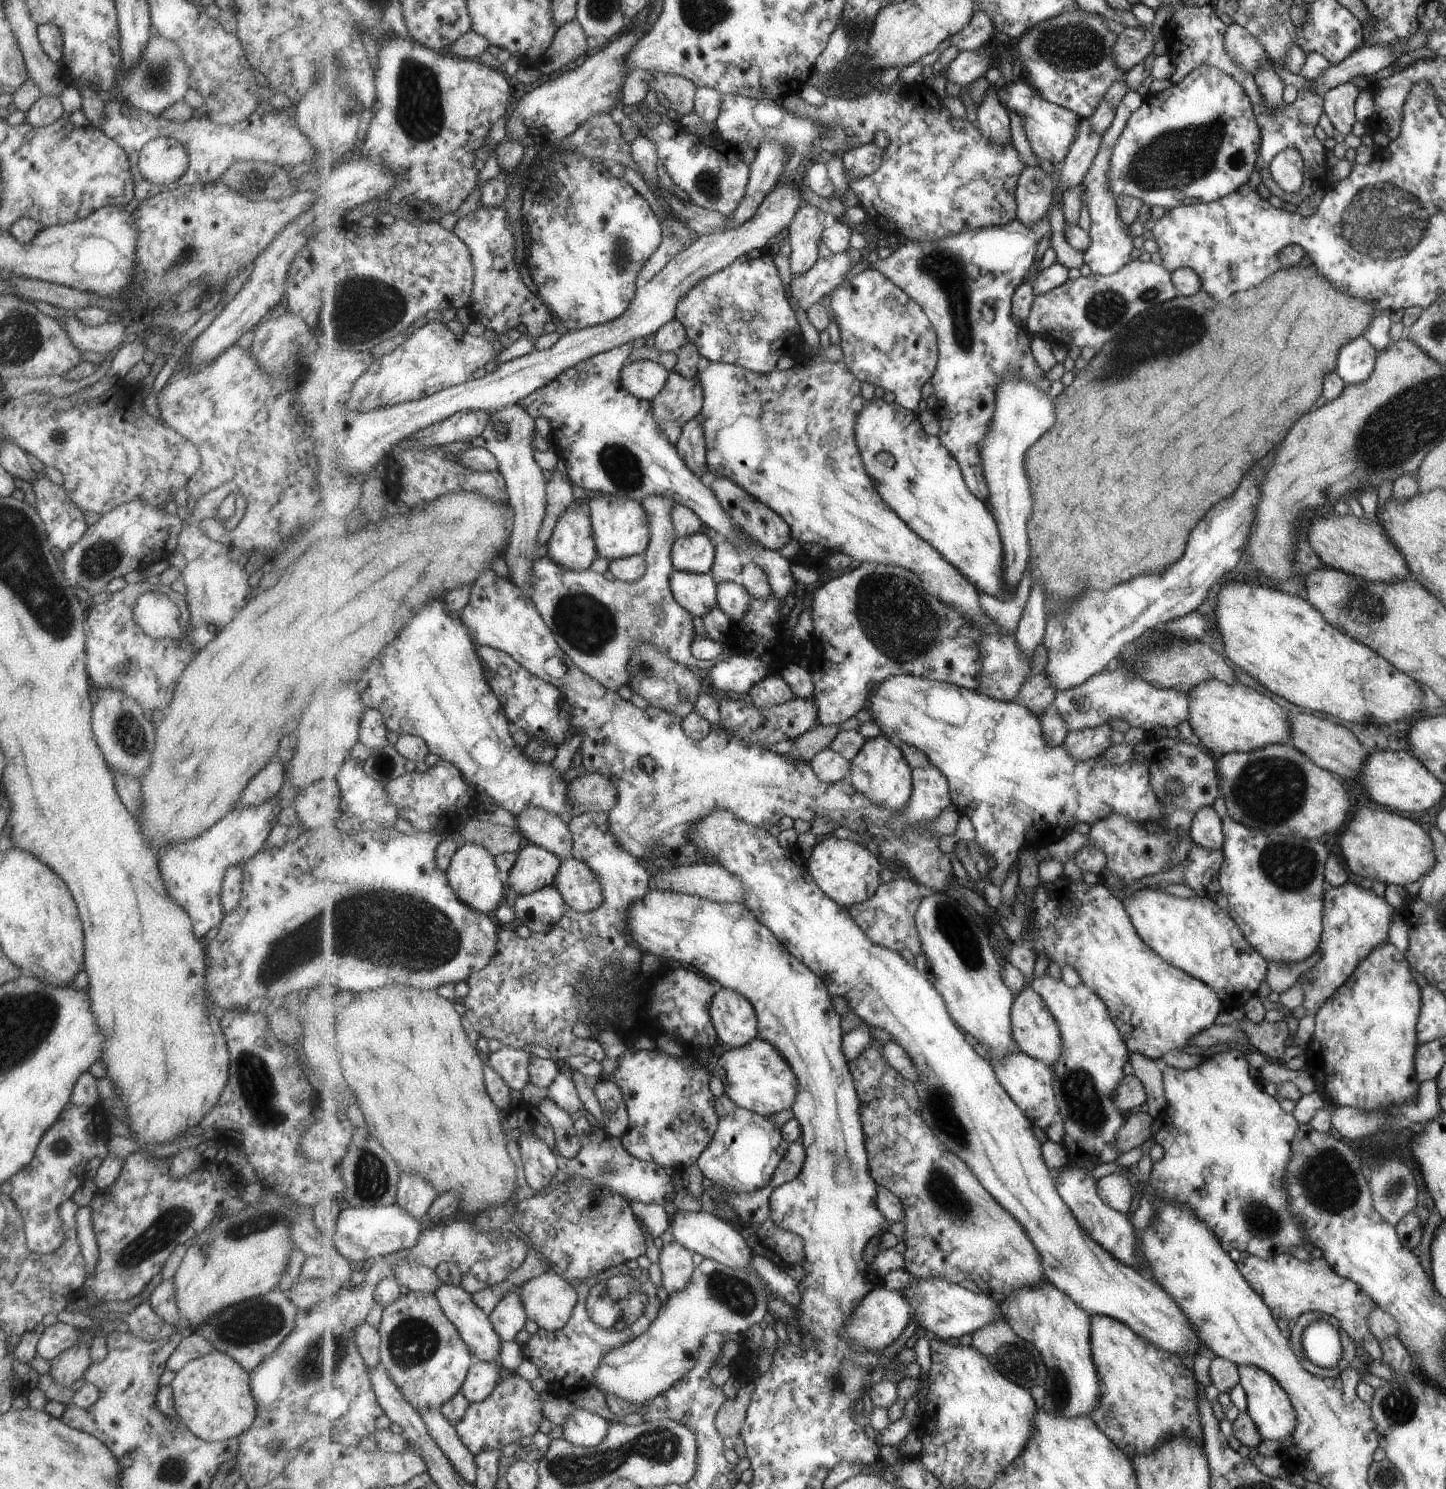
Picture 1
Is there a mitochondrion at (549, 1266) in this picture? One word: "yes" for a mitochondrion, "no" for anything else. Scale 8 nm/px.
no

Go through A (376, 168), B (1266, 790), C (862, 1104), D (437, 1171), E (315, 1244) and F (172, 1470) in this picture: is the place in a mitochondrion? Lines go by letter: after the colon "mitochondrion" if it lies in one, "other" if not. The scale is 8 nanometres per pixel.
A: other
B: mitochondrion
C: other
D: other
E: other
F: mitochondrion

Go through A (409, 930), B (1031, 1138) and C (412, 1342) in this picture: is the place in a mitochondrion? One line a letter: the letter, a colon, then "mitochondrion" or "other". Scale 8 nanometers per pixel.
A: mitochondrion
B: other
C: mitochondrion

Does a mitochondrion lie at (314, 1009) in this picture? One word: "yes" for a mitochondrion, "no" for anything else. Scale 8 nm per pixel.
no

